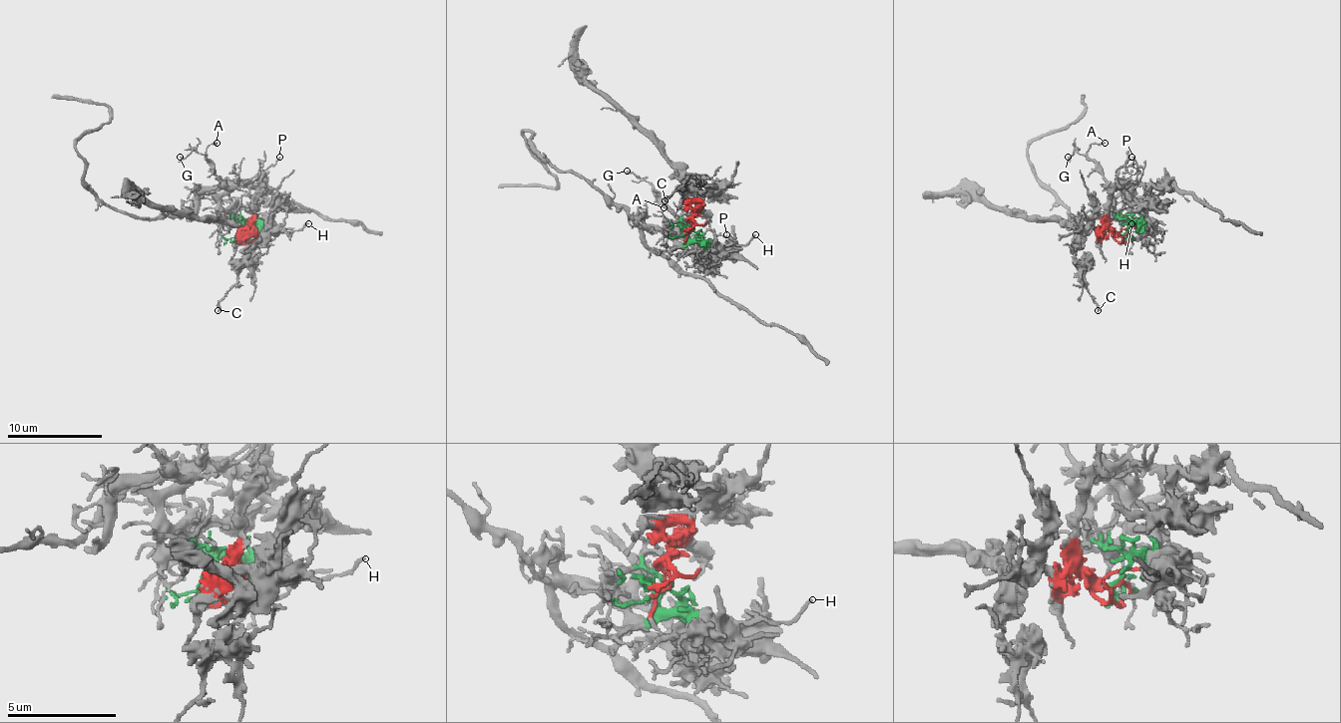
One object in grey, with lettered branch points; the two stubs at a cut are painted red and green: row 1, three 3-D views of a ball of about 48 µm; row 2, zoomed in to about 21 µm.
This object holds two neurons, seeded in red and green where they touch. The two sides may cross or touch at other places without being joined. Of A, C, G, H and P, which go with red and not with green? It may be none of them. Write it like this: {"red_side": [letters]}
{"red_side": ["C"]}

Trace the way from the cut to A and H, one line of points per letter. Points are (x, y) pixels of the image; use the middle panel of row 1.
A: (692, 227), (687, 239), (678, 243), (667, 234), (678, 227), (675, 215), (653, 189), (665, 208)
H: (692, 227), (702, 241), (740, 243), (754, 234)

